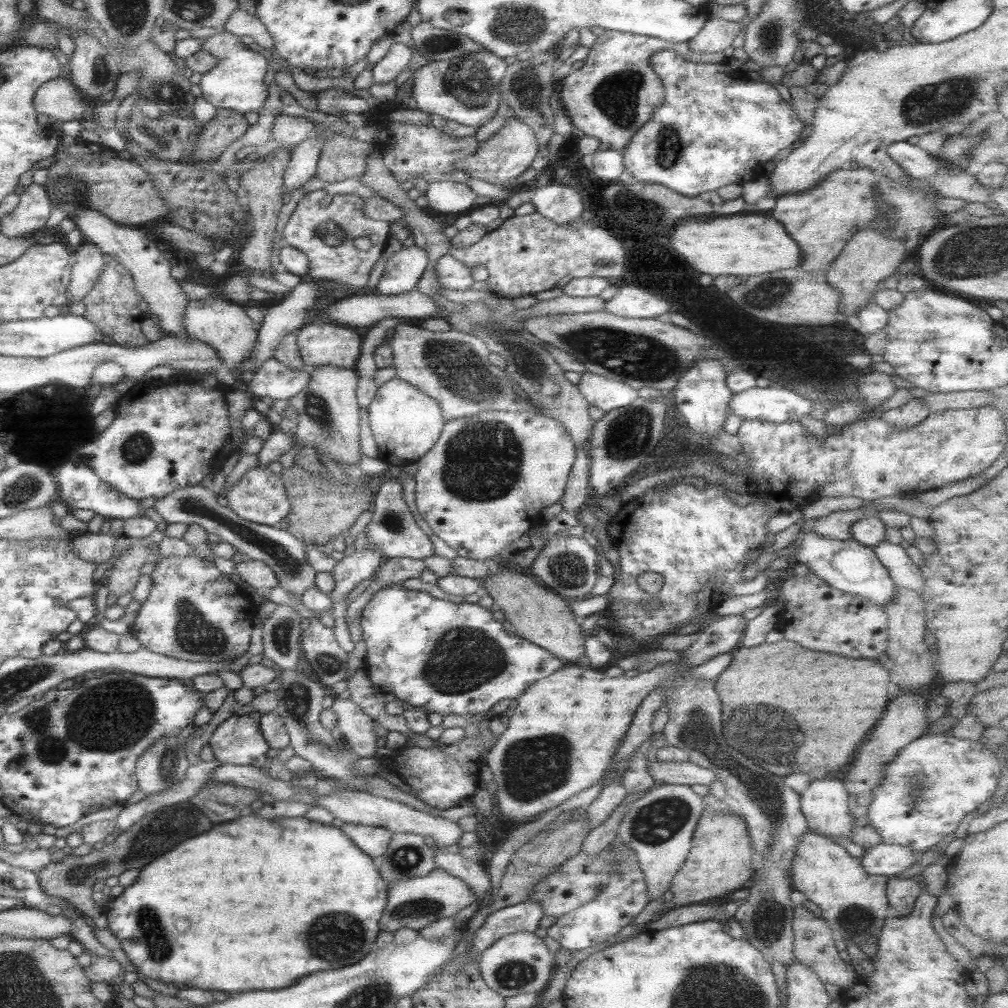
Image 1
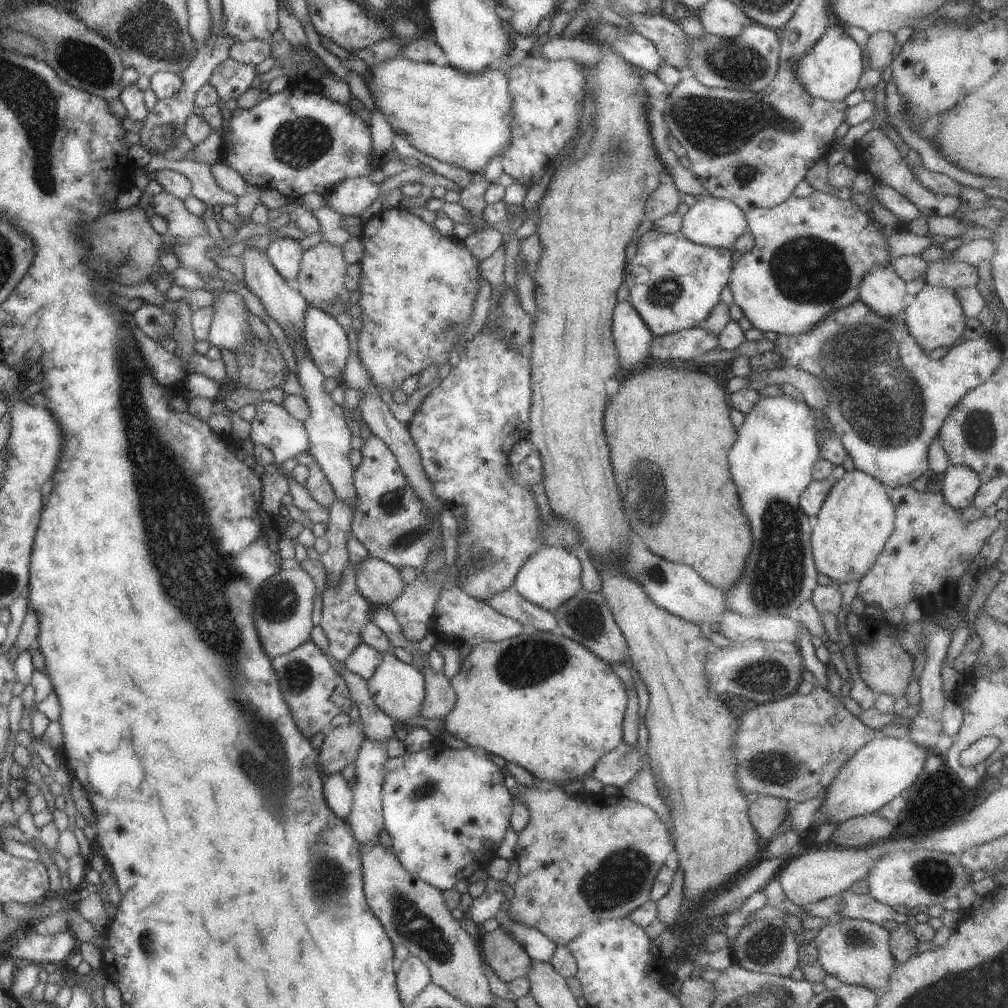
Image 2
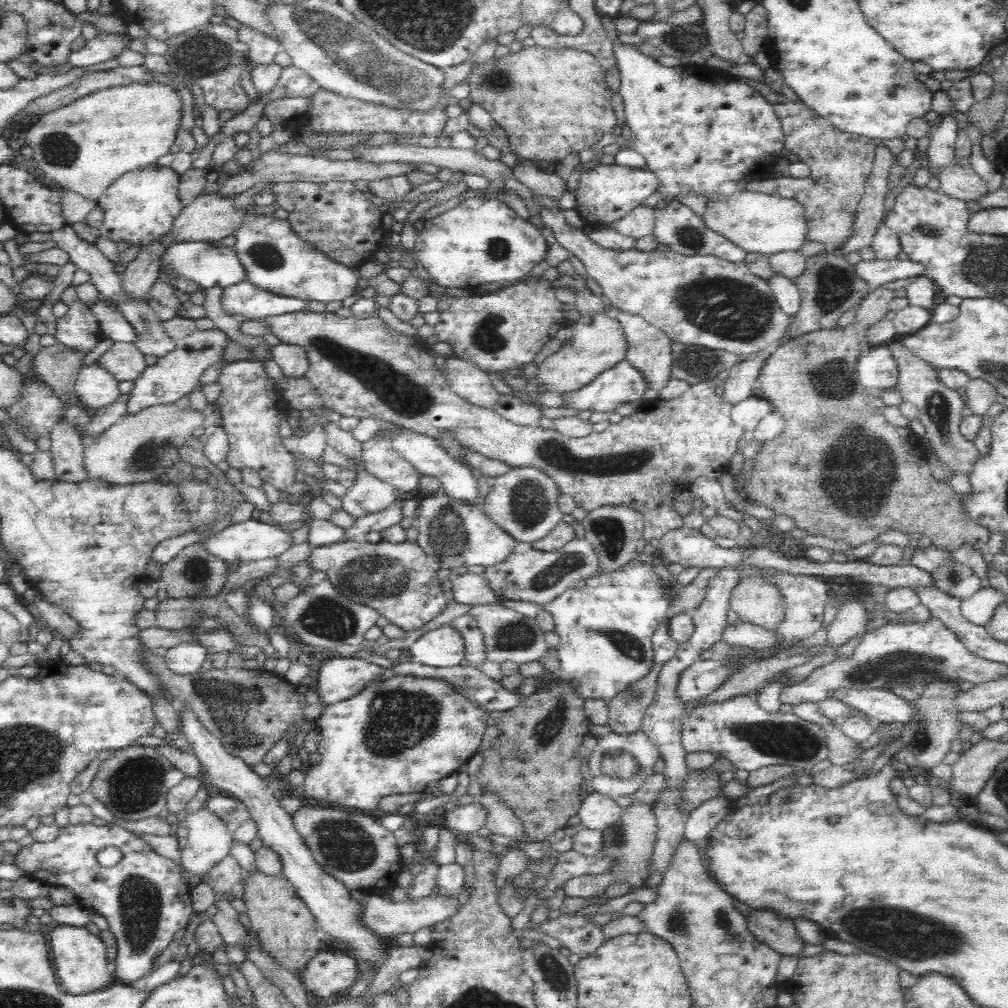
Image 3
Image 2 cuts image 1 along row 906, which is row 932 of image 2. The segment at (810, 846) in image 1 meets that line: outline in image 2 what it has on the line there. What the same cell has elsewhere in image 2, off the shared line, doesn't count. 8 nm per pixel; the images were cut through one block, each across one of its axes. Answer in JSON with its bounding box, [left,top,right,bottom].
[813,916,898,994]

